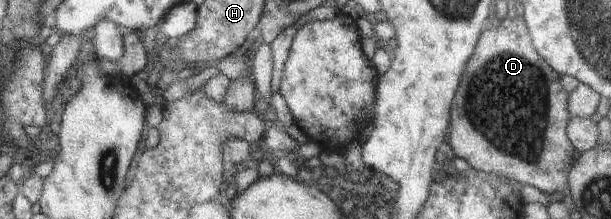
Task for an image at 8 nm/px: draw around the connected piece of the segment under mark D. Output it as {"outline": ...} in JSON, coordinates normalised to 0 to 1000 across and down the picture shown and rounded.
{"outline":[[[827,78],[820,91],[817,119],[797,119],[786,146],[776,242],[764,279],[761,320],[753,356],[751,402],[746,411],[745,457],[741,457],[736,493],[736,607],[733,612],[733,658],[738,667],[746,717],[763,731],[771,767],[792,790],[807,790],[841,831],[846,854],[869,845],[895,886],[908,886],[910,872],[921,872],[930,826],[931,767],[935,749],[944,731],[944,685],[935,658],[933,630],[926,616],[926,584],[933,539],[936,534],[930,498],[930,420],[921,406],[917,370],[918,342],[913,342],[902,311],[894,274],[876,228],[867,178],[864,128],[856,78]]]}

